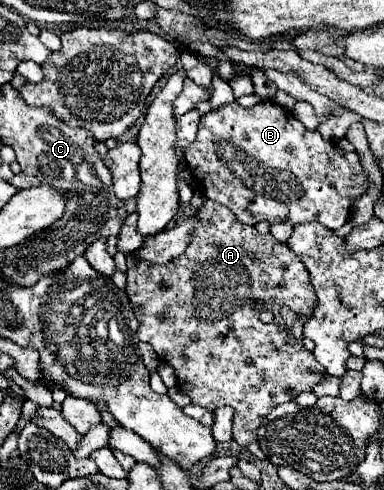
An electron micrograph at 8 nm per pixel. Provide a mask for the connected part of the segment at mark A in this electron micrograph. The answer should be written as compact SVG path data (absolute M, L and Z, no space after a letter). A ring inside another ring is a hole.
M205 199L203 207L197 211L195 217L199 219L199 223L197 223L197 227L191 231L191 241L189 241L185 253L179 255L179 257L175 257L169 265L147 265L147 263L143 263L143 261L137 261L131 253L127 255L127 267L129 267L129 269L127 269L127 287L125 287L125 293L127 293L129 301L131 301L131 307L133 307L135 317L137 317L137 321L139 321L139 329L137 329L139 341L149 343L161 361L171 363L171 365L175 367L177 383L179 383L179 387L183 387L181 391L185 391L185 393L191 397L191 403L201 405L201 407L205 407L205 409L217 409L217 407L223 407L223 405L233 407L233 409L235 409L235 415L233 415L233 439L235 439L241 447L245 447L247 443L257 441L257 439L255 439L255 431L257 431L257 427L259 427L259 421L263 421L263 417L265 417L273 407L277 407L277 405L281 405L281 403L285 403L285 401L293 401L293 399L295 399L299 393L303 393L303 391L311 391L311 387L317 385L319 381L323 381L325 375L327 375L327 373L323 371L323 367L319 367L319 361L315 359L315 355L313 355L311 351L307 351L305 345L303 345L303 323L313 315L313 311L315 311L315 307L317 307L317 295L315 295L315 289L311 287L307 269L303 267L303 263L299 261L299 257L287 247L287 243L277 241L277 239L271 237L269 233L267 233L267 235L261 235L261 233L259 233L255 227L251 227L251 225L241 225L241 223L235 219L235 215L231 215L231 211L227 211L227 207L223 207L223 205L215 203L215 201L209 201L209 199ZM281 307L289 307L291 311L295 311L295 313L299 315L297 321L295 321L295 327L293 327L293 331L291 331L293 337L297 339L297 343L293 343L293 345L285 343L285 335L287 335L287 333L285 333L285 331L279 331L279 325L275 325L275 323L273 323L273 325L265 325L265 323L261 323L261 319L259 319L259 313L261 313L261 311L269 309L269 311L273 311L273 313L279 313Z

